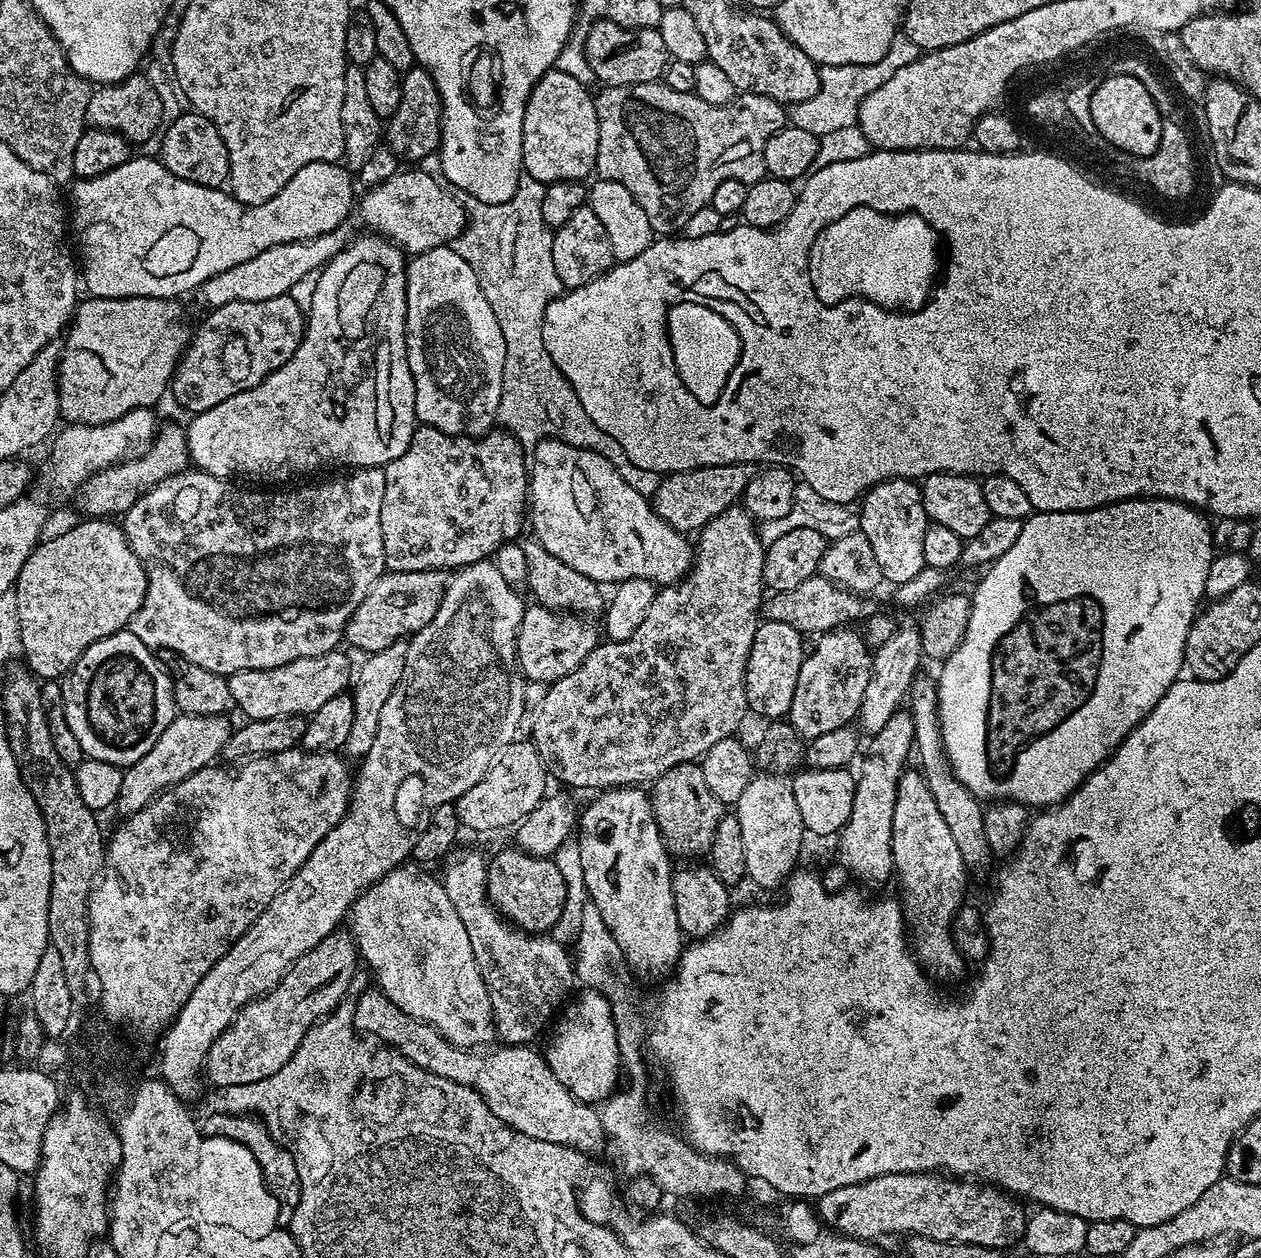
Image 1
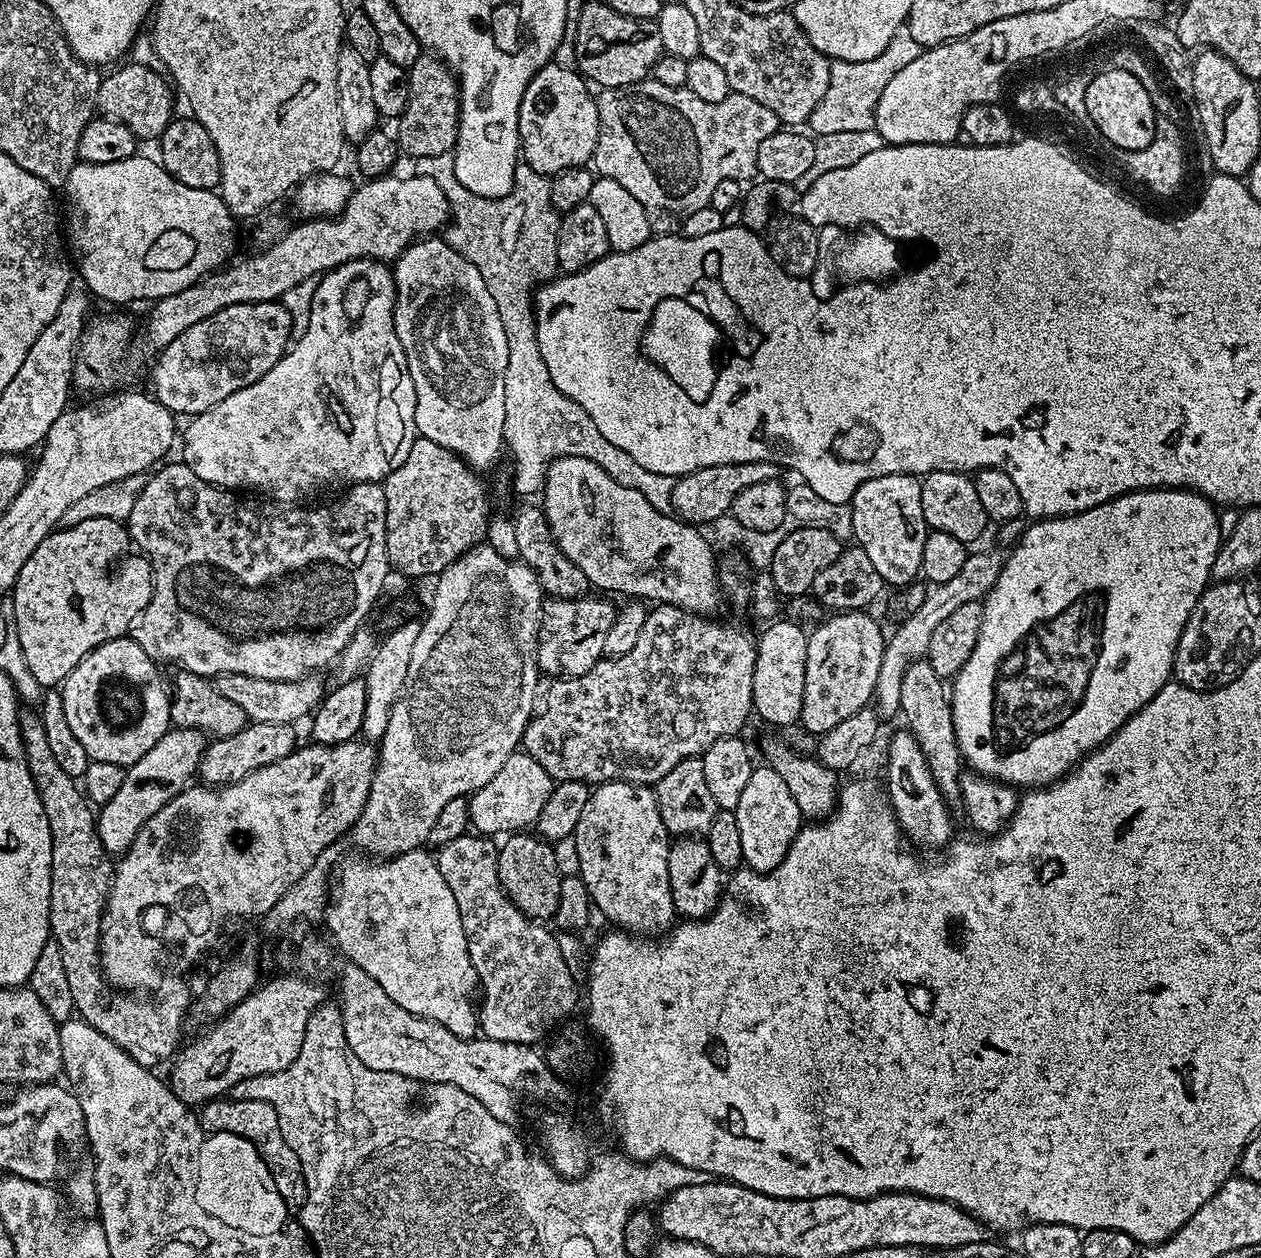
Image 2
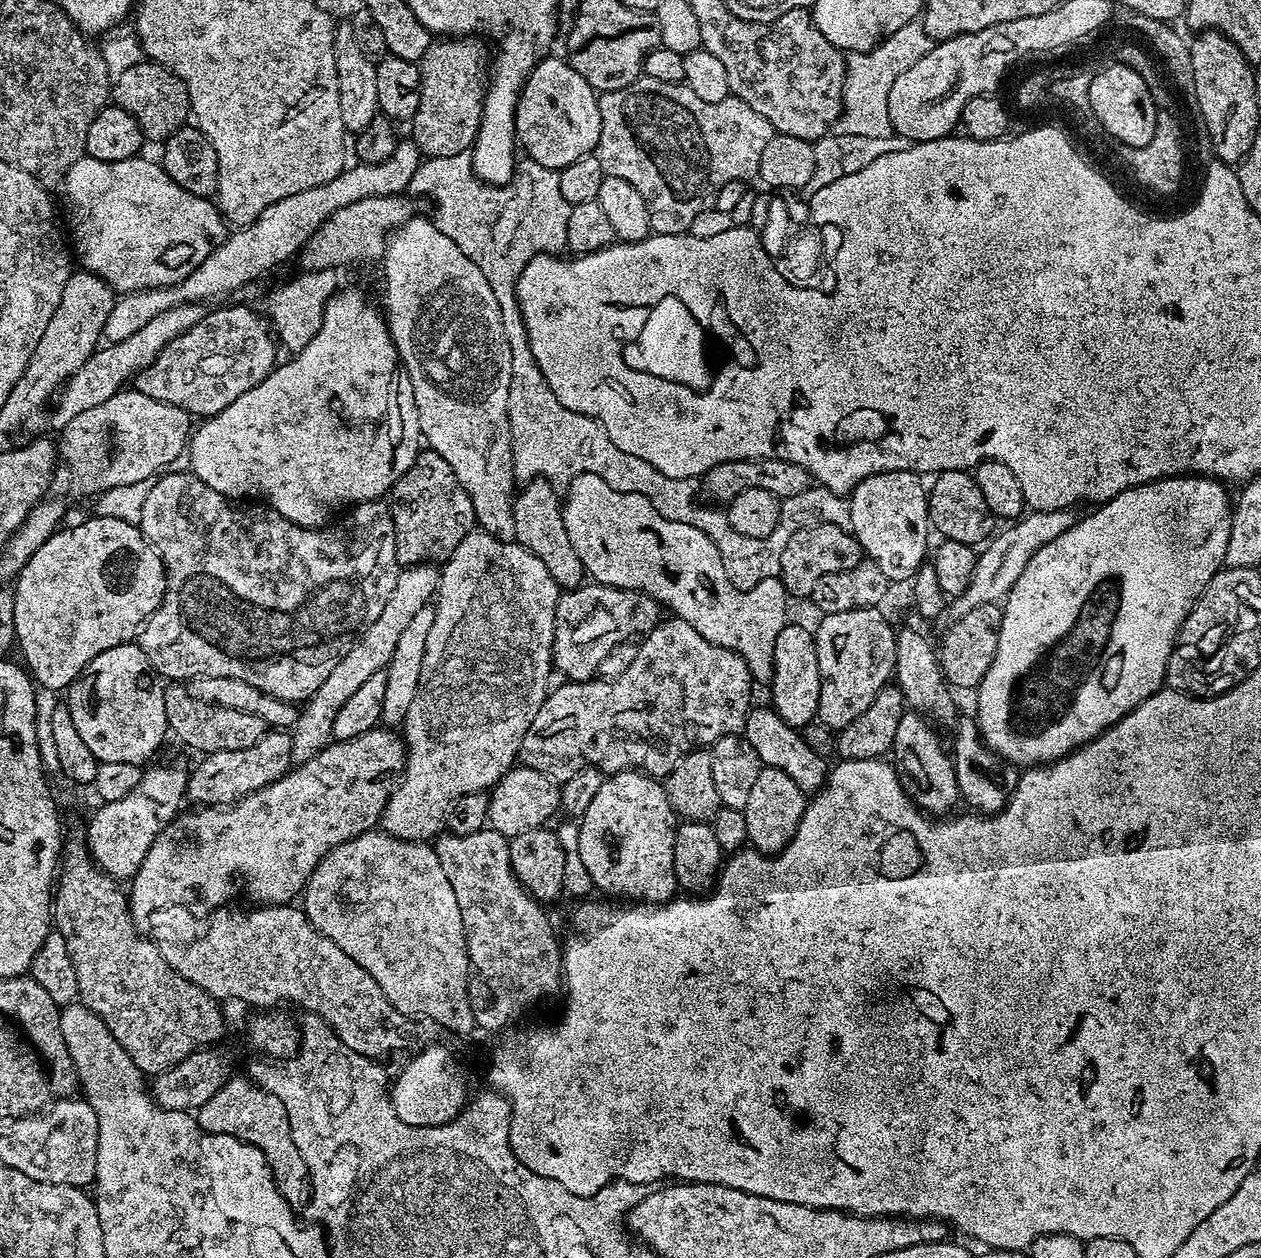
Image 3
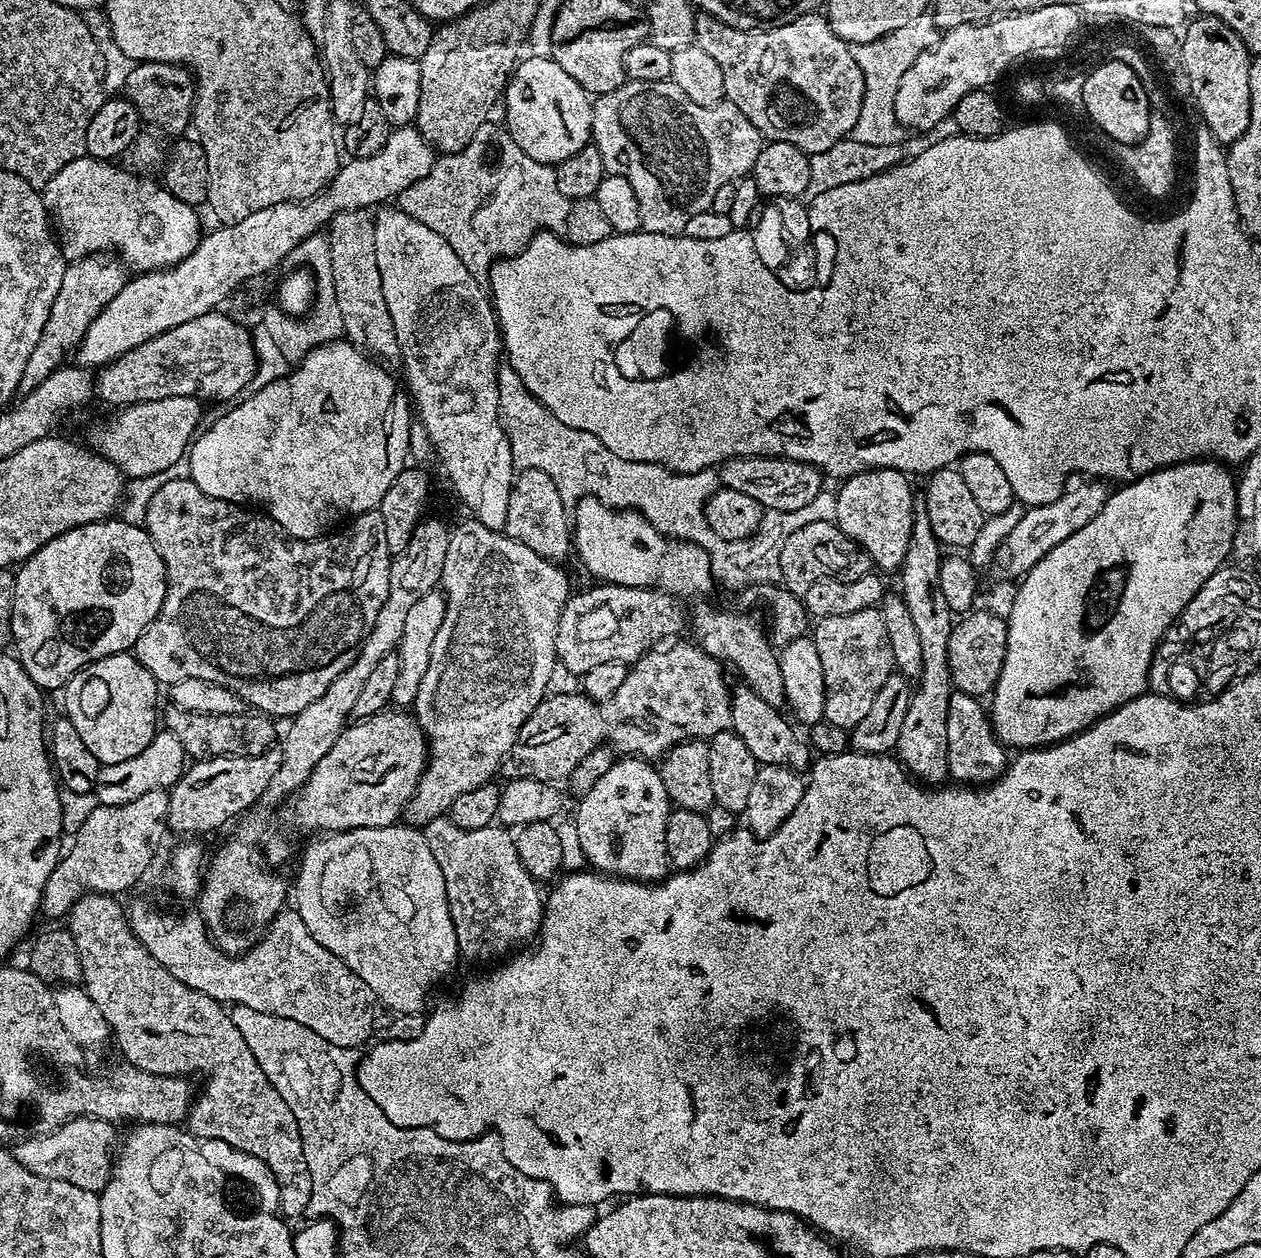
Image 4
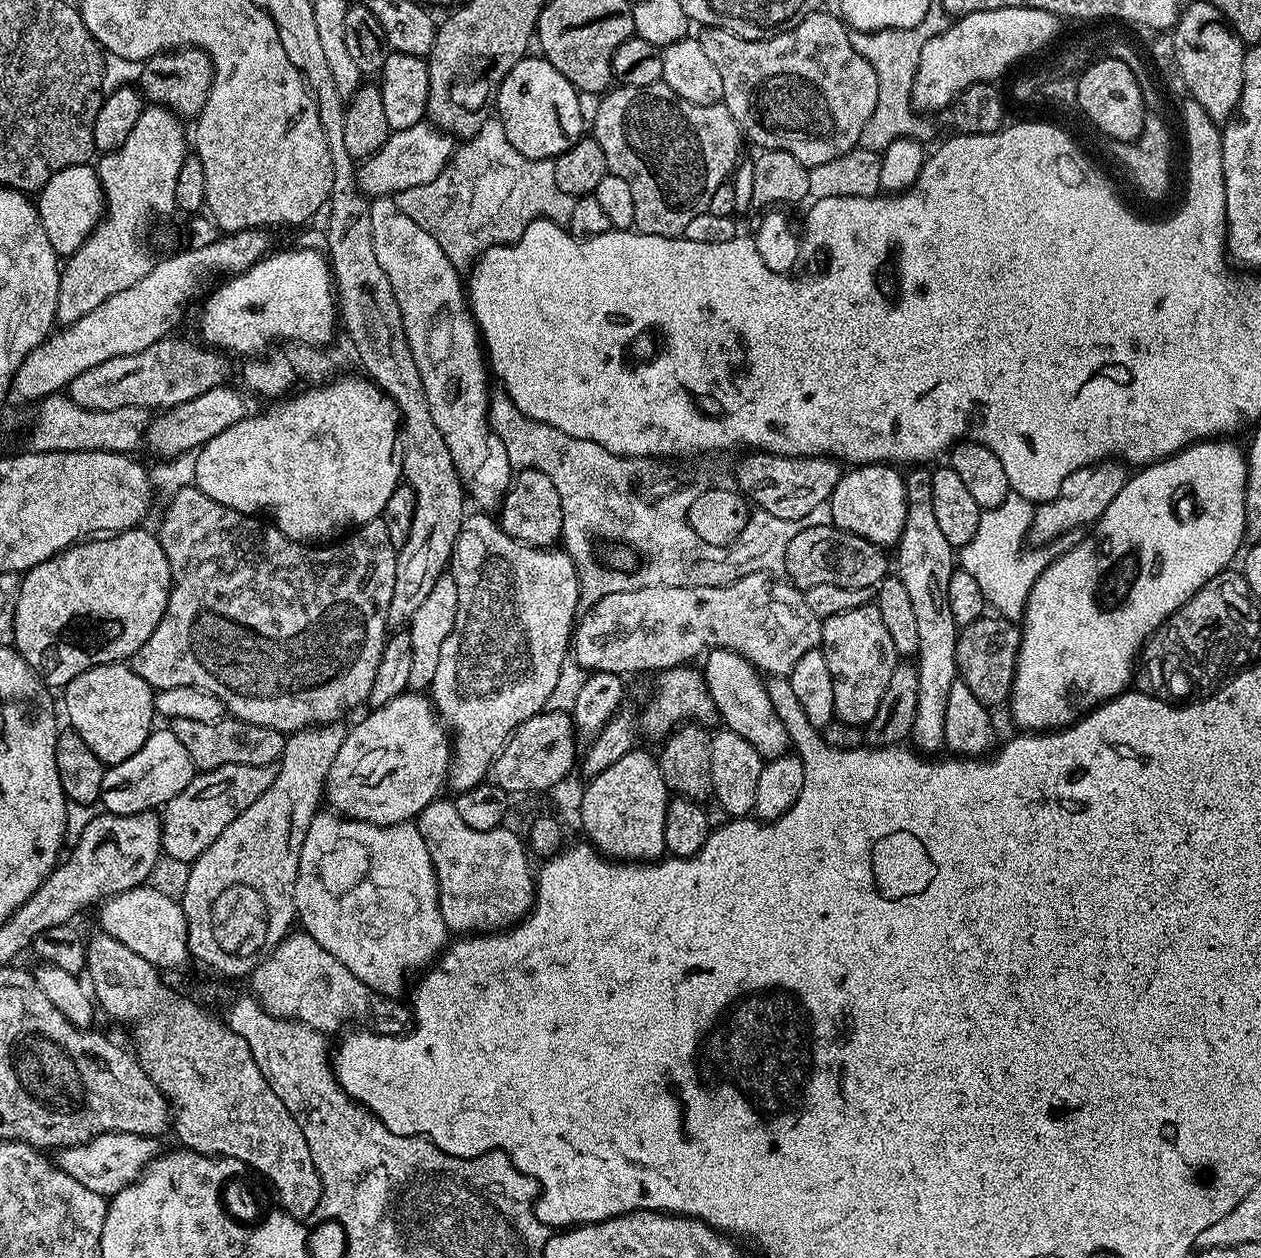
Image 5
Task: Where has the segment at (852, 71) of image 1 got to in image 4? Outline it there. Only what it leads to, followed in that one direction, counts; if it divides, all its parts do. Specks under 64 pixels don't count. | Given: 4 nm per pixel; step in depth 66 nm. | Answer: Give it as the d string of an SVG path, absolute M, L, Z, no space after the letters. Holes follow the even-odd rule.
M925 14L914 18L914 22L906 22L906 26L898 26L898 30L890 30L890 34L874 42L858 44L852 48L852 57L864 79L862 110L858 110L858 120L852 127L851 138L854 142L864 142L871 146L905 143L906 129L894 114L894 94L898 92L898 82L902 82L902 74L906 74L906 70L914 66L914 58L918 58L918 54L936 43L937 39L938 29L933 24L931 15Z

